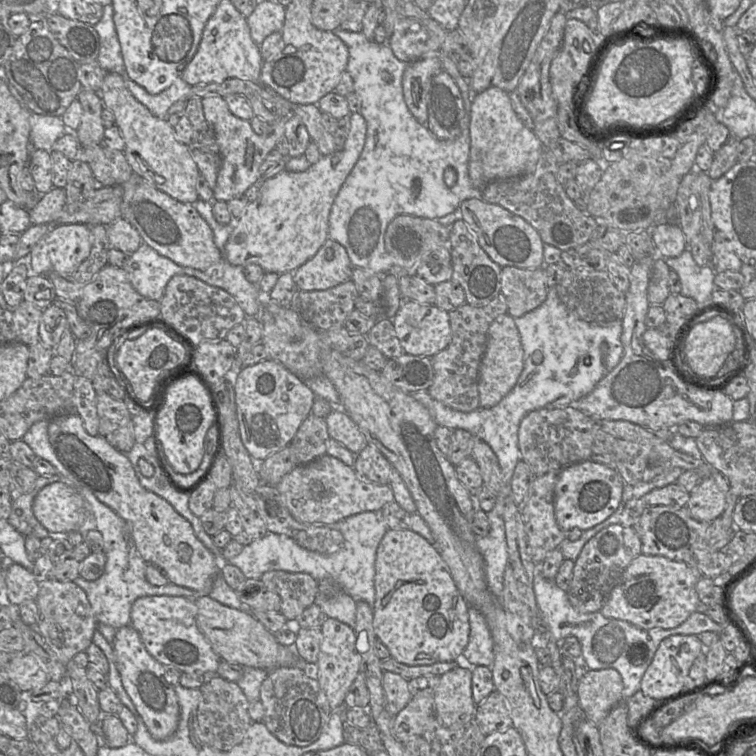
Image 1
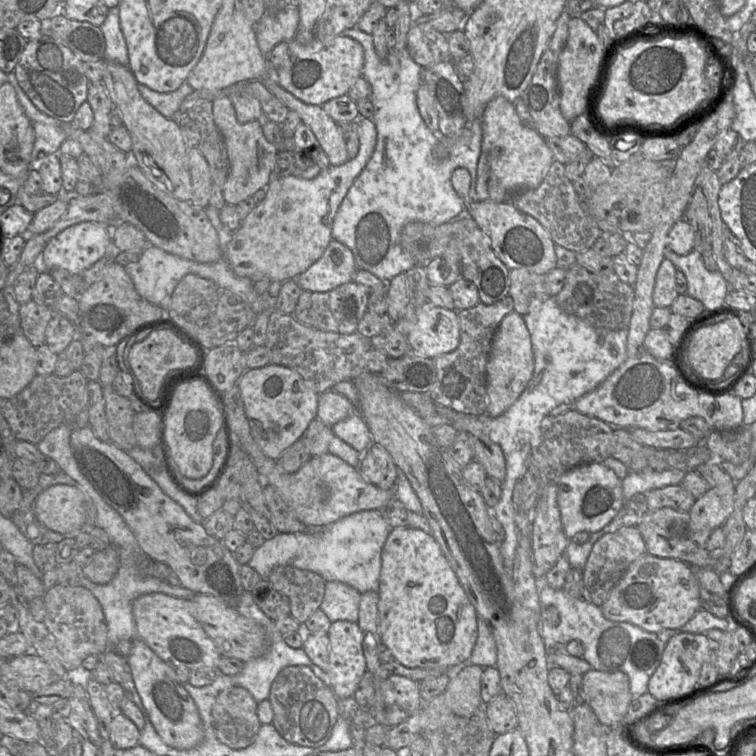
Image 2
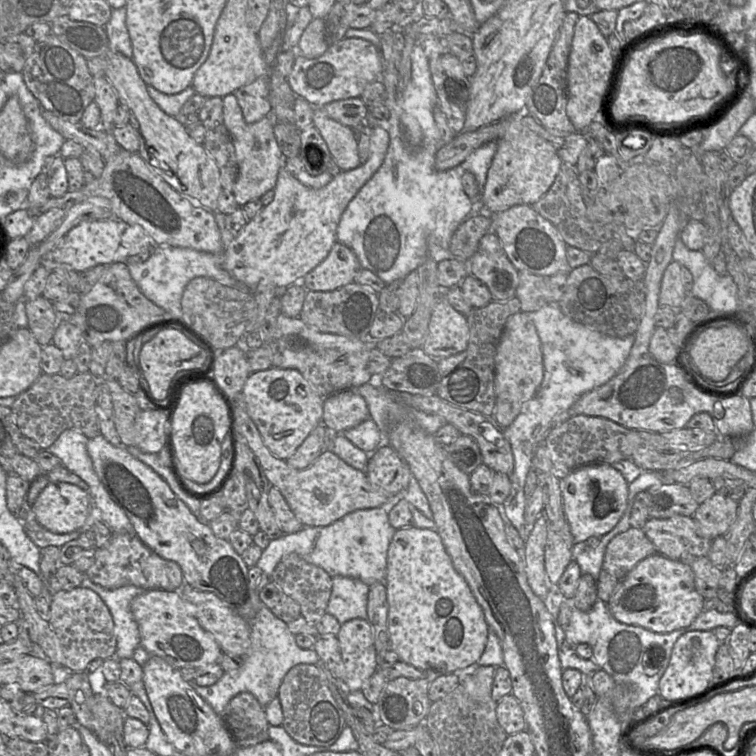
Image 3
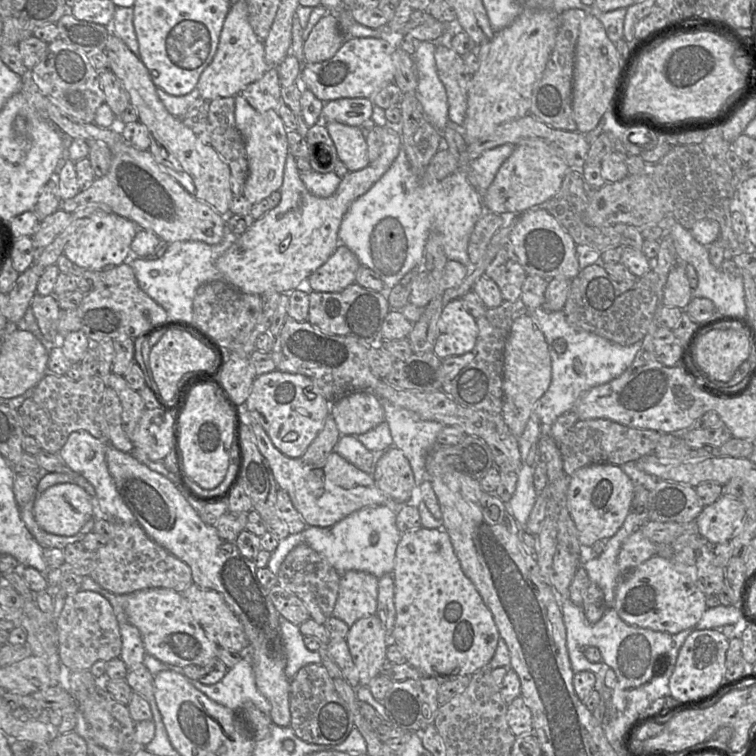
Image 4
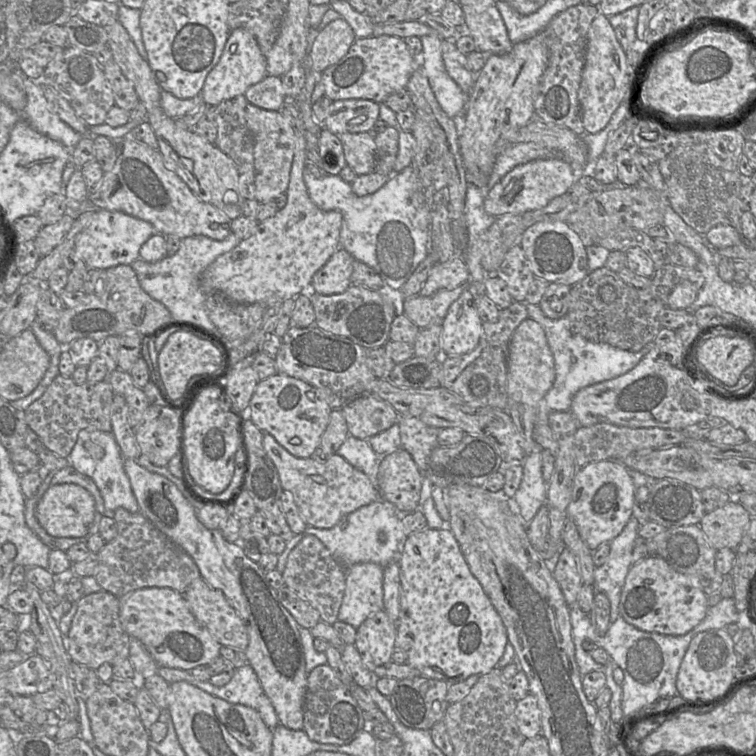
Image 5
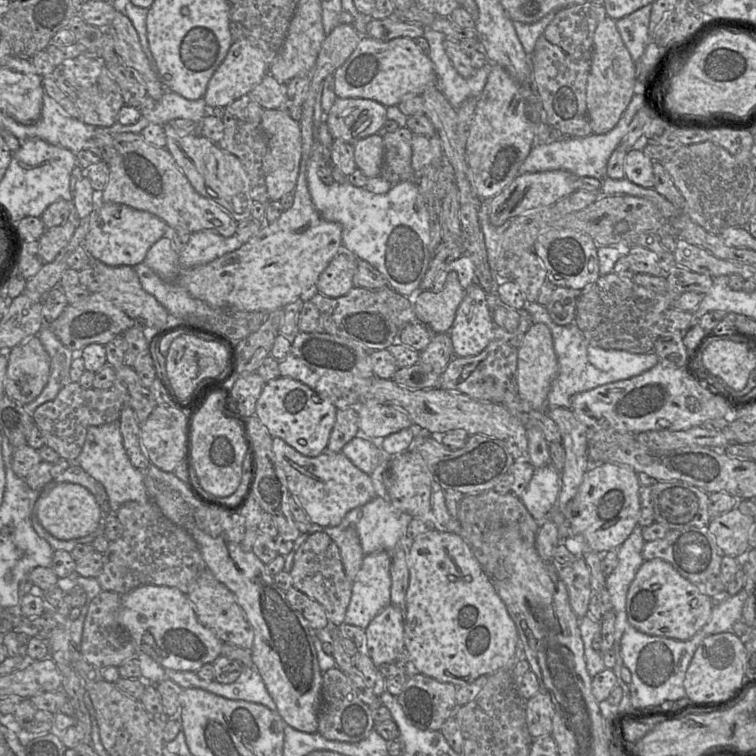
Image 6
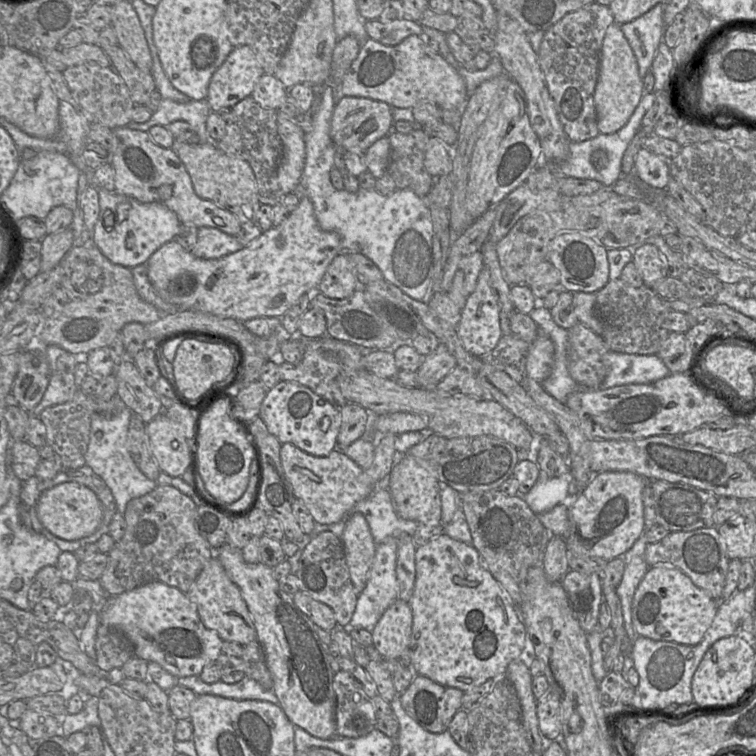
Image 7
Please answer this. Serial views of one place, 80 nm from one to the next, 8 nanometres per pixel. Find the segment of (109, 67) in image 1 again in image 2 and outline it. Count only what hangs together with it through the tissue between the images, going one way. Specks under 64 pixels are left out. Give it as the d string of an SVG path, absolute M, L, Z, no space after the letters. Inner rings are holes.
M118 6L109 9L107 18L100 29L105 39L104 60L129 66L127 45L120 28Z

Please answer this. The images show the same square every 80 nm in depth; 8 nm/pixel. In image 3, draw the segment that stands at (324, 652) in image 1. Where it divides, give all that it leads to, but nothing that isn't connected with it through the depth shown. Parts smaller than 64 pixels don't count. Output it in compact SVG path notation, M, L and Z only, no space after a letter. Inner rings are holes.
M352 619L341 624L336 638L345 669L344 682L350 692L358 691L379 666L372 627L366 619Z

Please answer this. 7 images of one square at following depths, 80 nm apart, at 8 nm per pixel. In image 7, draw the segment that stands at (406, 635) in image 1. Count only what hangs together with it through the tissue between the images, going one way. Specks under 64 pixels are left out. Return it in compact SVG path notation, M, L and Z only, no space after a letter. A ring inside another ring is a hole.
M442 534L425 545L419 546L415 552L415 584L409 600L413 616L411 639L408 648L411 650L412 668L415 673L425 676L432 681L465 692L494 677L503 677L510 662L517 659L525 647L526 629L521 620L519 605L515 605L511 596L495 580L484 566L478 551L464 542Z

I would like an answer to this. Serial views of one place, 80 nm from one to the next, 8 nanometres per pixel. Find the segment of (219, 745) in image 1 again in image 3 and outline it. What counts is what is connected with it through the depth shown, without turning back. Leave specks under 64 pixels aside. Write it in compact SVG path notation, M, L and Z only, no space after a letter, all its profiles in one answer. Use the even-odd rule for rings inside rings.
M248 692L234 696L219 716L238 748L257 745L268 738L269 723L264 707Z

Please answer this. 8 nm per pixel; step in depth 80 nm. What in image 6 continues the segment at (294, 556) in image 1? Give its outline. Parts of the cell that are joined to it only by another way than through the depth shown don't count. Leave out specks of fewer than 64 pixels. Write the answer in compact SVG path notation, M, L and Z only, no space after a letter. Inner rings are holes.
M376 496L368 503L349 511L341 523L335 527L325 527L317 524L310 524L308 532L301 533L300 536L293 541L294 545L292 551L284 556L285 564L283 571L288 573L291 571L296 551L310 534L316 532L324 532L334 541L337 541L337 538L347 527L353 526L358 533L360 544L365 555L382 550L392 551L399 543L400 539L404 537L402 525L400 524L399 512L399 510L391 505L389 500Z

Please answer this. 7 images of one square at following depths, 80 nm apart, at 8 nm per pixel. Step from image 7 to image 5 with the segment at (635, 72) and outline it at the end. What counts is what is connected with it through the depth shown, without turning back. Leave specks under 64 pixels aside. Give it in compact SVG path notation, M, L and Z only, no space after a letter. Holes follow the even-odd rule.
M599 13L588 31L585 65L578 91L581 117L586 133L603 130L624 100L630 96L631 81L629 64L625 51L606 15Z

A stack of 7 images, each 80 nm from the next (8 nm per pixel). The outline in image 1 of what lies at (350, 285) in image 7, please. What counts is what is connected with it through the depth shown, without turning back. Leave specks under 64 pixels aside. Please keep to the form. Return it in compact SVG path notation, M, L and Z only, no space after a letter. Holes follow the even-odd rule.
M328 238L317 253L299 266L293 280L299 290L326 290L351 280L353 265L343 245Z

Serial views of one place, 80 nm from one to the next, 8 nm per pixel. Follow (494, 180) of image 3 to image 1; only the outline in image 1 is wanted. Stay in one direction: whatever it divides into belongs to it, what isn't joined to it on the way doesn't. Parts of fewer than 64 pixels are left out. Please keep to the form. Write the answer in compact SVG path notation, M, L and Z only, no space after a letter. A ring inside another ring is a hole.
M490 87L477 93L470 111L469 176L475 188L481 189L494 180L515 178L534 172L544 147L534 131L528 129L512 108L509 93Z

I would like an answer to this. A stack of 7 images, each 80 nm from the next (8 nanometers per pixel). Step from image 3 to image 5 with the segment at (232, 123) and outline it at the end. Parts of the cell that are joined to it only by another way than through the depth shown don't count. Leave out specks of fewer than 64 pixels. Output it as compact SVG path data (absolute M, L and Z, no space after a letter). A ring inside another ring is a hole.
M251 103L246 107L246 124L254 141L255 200L259 203L270 202L288 188L296 132L279 111L265 110Z

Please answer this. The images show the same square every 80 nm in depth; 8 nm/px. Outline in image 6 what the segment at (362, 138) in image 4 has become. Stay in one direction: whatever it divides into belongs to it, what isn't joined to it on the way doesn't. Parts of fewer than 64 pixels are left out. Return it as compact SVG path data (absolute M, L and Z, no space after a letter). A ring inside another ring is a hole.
M370 135L355 142L353 147L357 168L368 178L379 176L384 157L382 136Z

